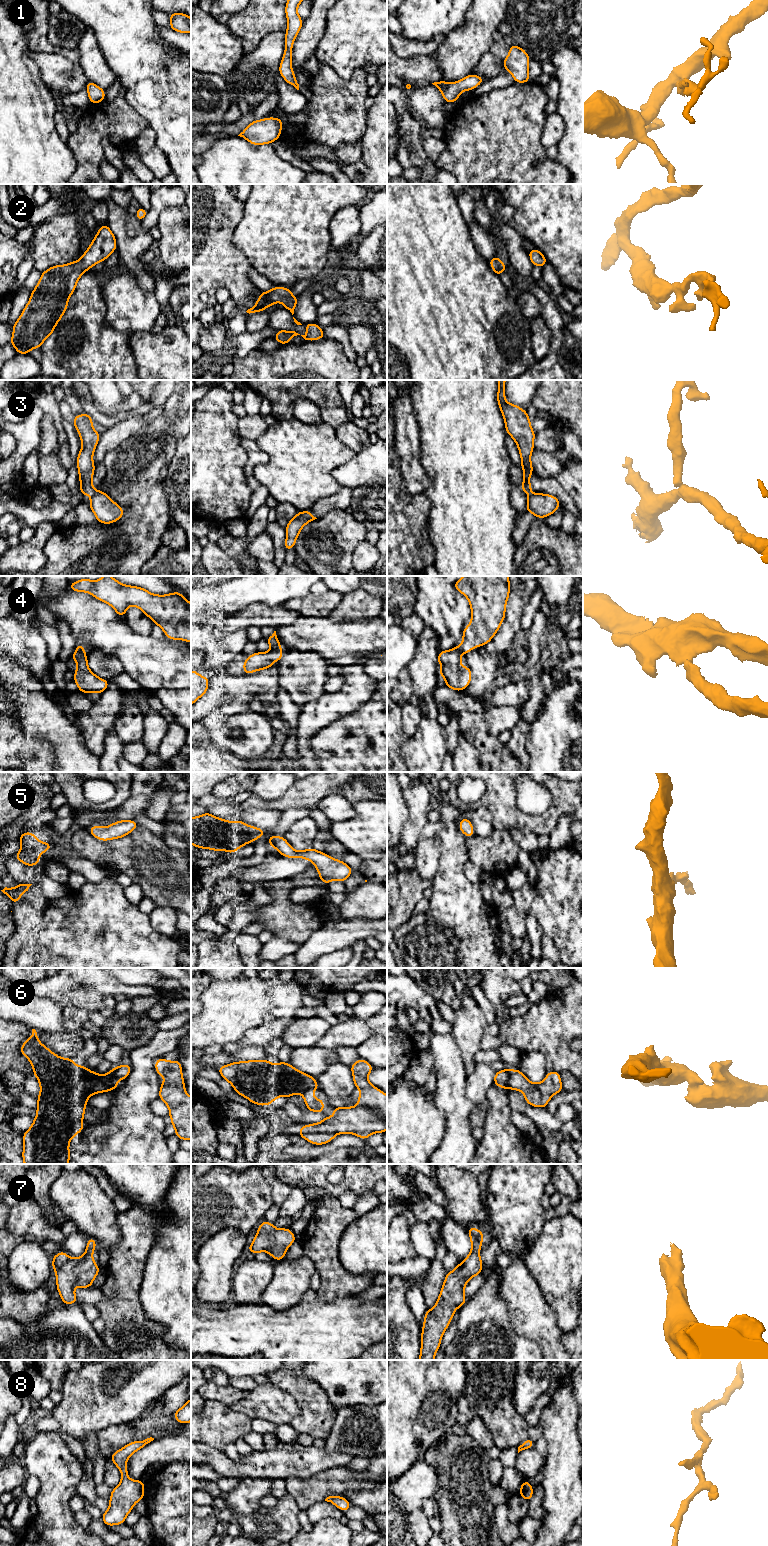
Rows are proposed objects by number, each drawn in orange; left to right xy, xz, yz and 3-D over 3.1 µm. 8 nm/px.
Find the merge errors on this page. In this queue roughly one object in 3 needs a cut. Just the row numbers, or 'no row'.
3, 4, 6

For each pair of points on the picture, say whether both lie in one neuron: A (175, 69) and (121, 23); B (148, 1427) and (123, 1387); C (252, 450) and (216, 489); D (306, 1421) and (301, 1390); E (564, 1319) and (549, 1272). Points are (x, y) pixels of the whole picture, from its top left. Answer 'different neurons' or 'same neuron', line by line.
A: same neuron
B: different neurons
C: different neurons
D: same neuron
E: same neuron

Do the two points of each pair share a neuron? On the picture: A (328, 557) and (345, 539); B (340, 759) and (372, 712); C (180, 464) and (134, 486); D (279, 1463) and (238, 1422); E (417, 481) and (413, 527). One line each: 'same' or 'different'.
A: same
B: same
C: different
D: different
E: different

